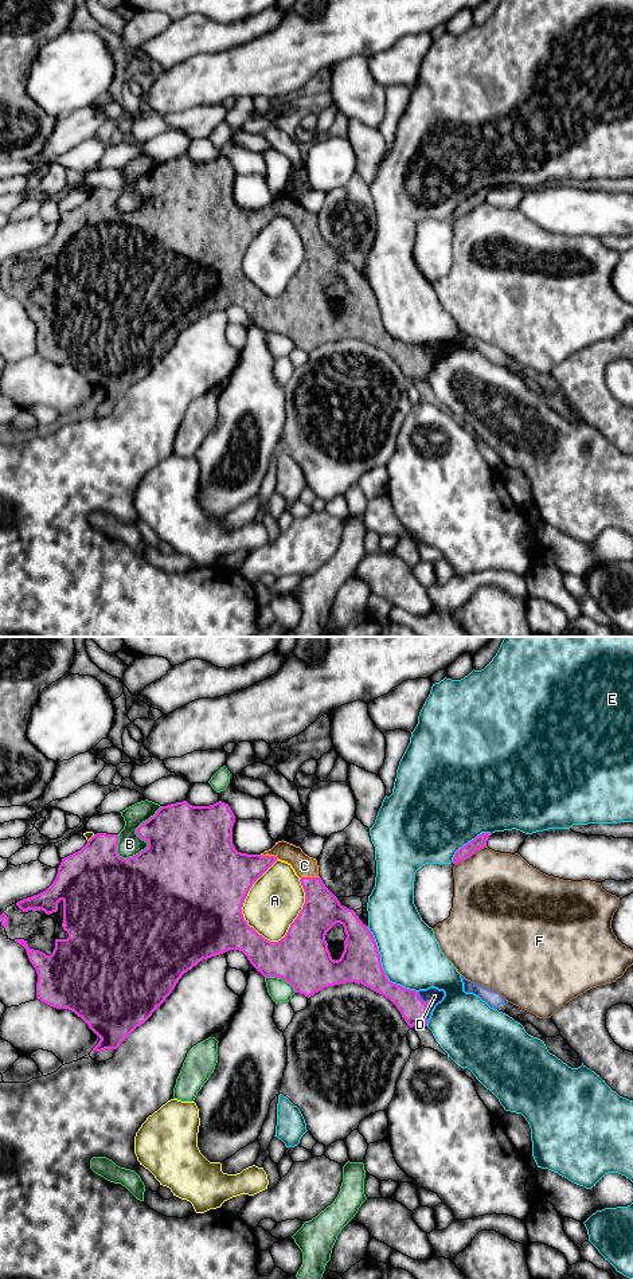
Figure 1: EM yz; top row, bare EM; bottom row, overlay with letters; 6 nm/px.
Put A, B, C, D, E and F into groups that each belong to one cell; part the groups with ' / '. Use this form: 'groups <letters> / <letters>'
groups A / B / C D / E / F

